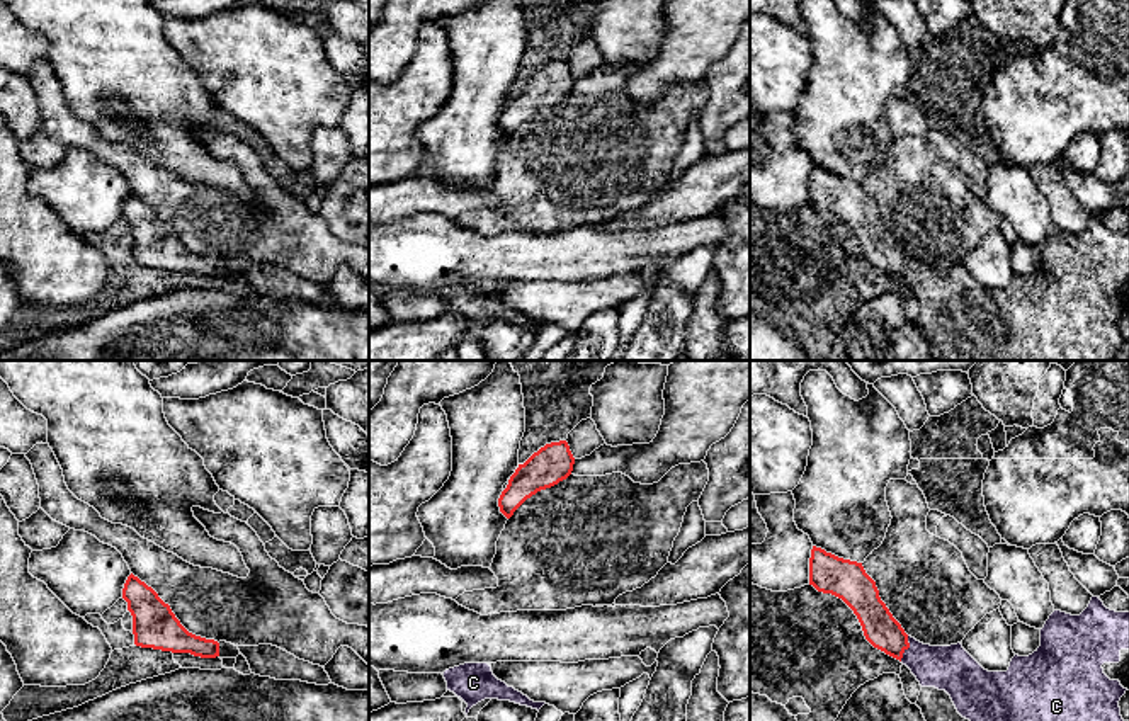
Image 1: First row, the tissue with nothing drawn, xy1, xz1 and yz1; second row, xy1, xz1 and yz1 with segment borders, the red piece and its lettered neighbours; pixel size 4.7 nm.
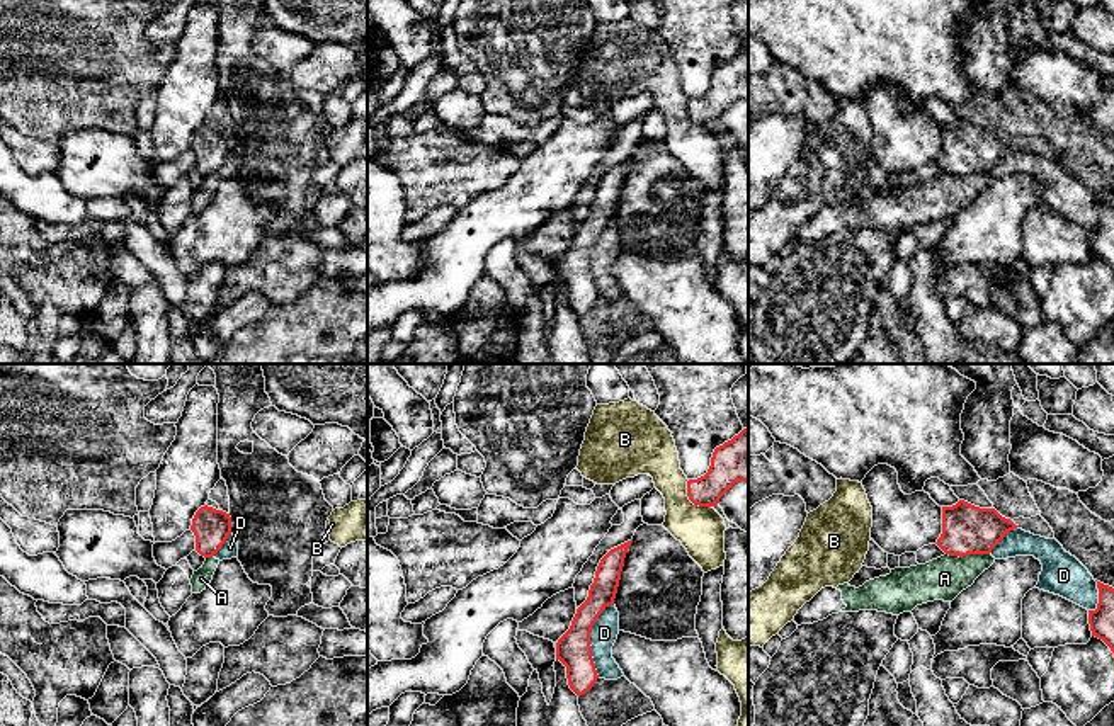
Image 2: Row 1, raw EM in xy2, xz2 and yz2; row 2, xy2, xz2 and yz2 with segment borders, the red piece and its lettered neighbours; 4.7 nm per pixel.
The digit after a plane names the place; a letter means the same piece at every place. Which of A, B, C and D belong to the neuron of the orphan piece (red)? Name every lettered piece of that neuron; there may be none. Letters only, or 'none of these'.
C

